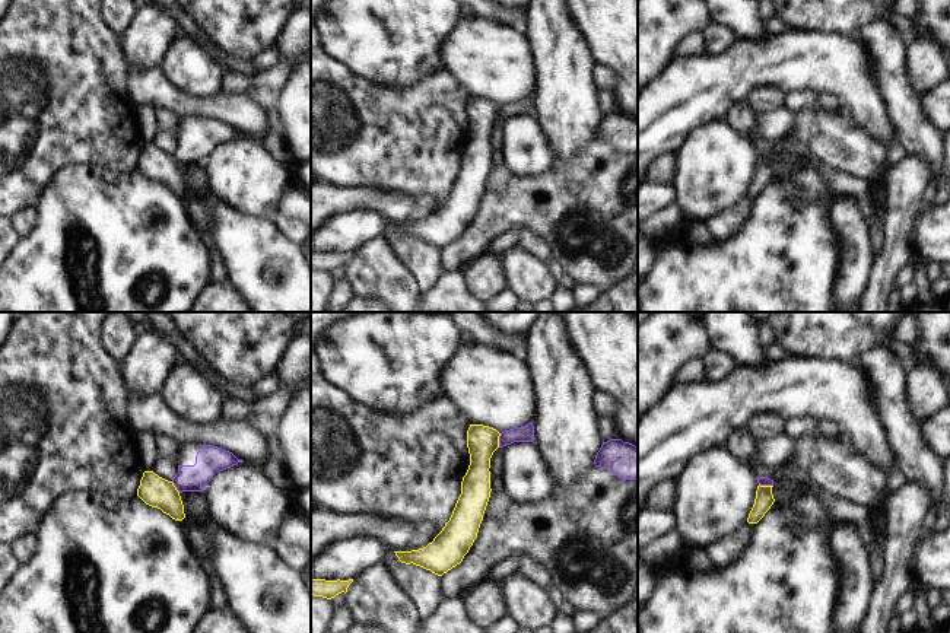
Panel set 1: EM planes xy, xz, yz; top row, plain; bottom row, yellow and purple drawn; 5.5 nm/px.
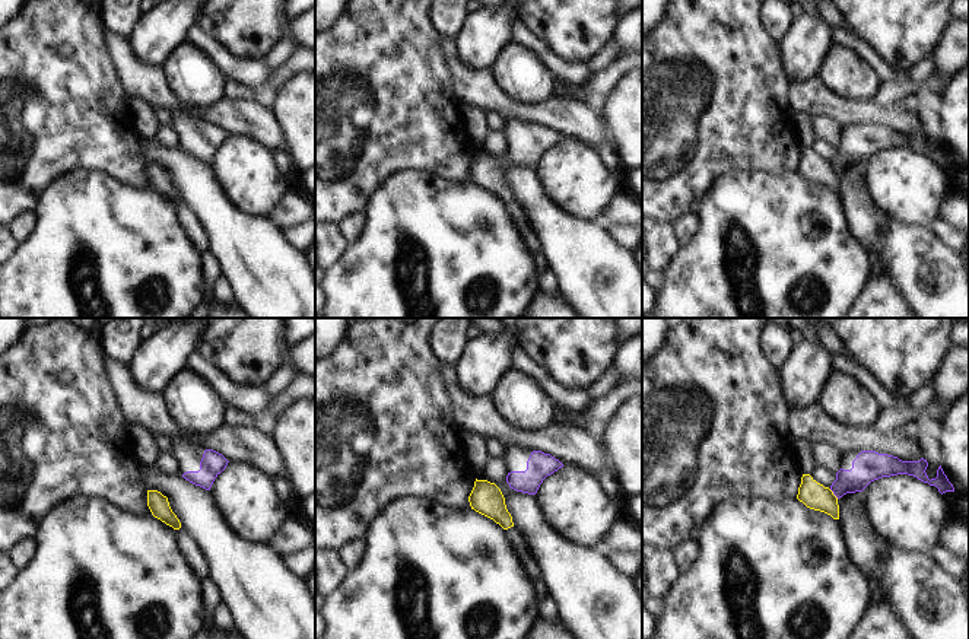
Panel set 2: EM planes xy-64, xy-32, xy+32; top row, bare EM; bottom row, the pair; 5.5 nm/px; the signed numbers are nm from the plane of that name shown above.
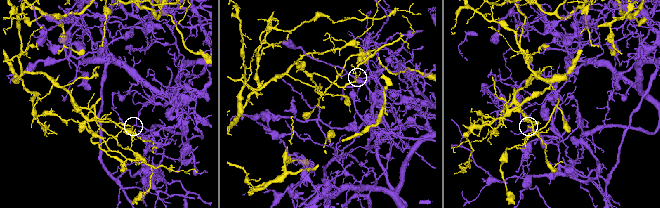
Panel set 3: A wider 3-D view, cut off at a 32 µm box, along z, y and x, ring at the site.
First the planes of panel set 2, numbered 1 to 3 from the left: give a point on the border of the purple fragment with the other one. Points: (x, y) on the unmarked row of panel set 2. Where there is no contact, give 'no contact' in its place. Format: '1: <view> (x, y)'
1: no contact
2: no contact
3: xy+32 (832, 167)

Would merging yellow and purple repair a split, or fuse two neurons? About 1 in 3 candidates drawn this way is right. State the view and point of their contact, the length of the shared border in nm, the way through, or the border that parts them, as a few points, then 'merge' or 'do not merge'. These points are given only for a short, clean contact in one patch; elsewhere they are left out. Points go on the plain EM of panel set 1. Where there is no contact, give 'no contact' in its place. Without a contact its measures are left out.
meets yellow in xz at (498, 114); contact 80 nm long; border along xz (501, 107), (498, 120); do not merge

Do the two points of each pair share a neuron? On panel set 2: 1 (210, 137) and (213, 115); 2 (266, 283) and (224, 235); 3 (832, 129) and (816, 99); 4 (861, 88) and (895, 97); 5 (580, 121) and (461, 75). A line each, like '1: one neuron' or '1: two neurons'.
1: two neurons
2: one neuron
3: two neurons
4: two neurons
5: one neuron

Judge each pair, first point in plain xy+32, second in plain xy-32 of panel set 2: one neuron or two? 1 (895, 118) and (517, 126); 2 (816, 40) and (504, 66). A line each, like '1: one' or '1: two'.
1: two
2: two

